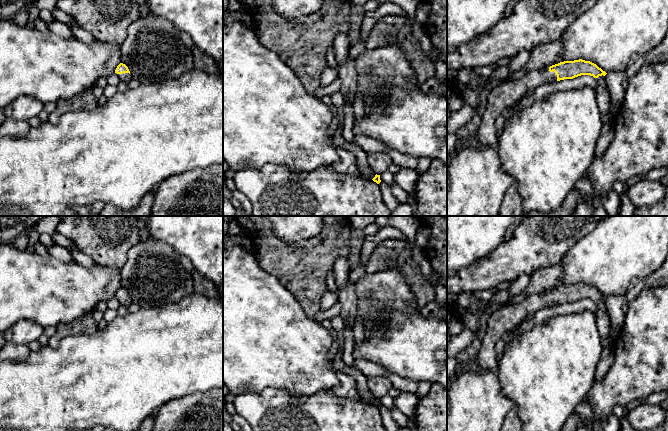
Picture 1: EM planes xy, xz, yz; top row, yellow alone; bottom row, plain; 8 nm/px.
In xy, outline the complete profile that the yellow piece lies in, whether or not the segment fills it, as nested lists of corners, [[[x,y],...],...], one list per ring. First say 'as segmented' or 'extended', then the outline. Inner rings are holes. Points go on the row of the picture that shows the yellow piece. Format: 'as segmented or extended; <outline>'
extended; [[[120,63],[117,66],[115,73],[119,76],[121,81],[129,82],[132,79],[132,76],[130,74],[128,67],[123,63]]]

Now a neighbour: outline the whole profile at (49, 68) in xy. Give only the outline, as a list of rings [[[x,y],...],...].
[[[13,19],[0,20],[0,108],[5,109],[20,96],[31,96],[41,103],[66,101],[97,85],[101,77],[114,73],[121,63],[120,45],[96,41],[86,44],[77,38],[65,39],[50,32],[18,26]]]

